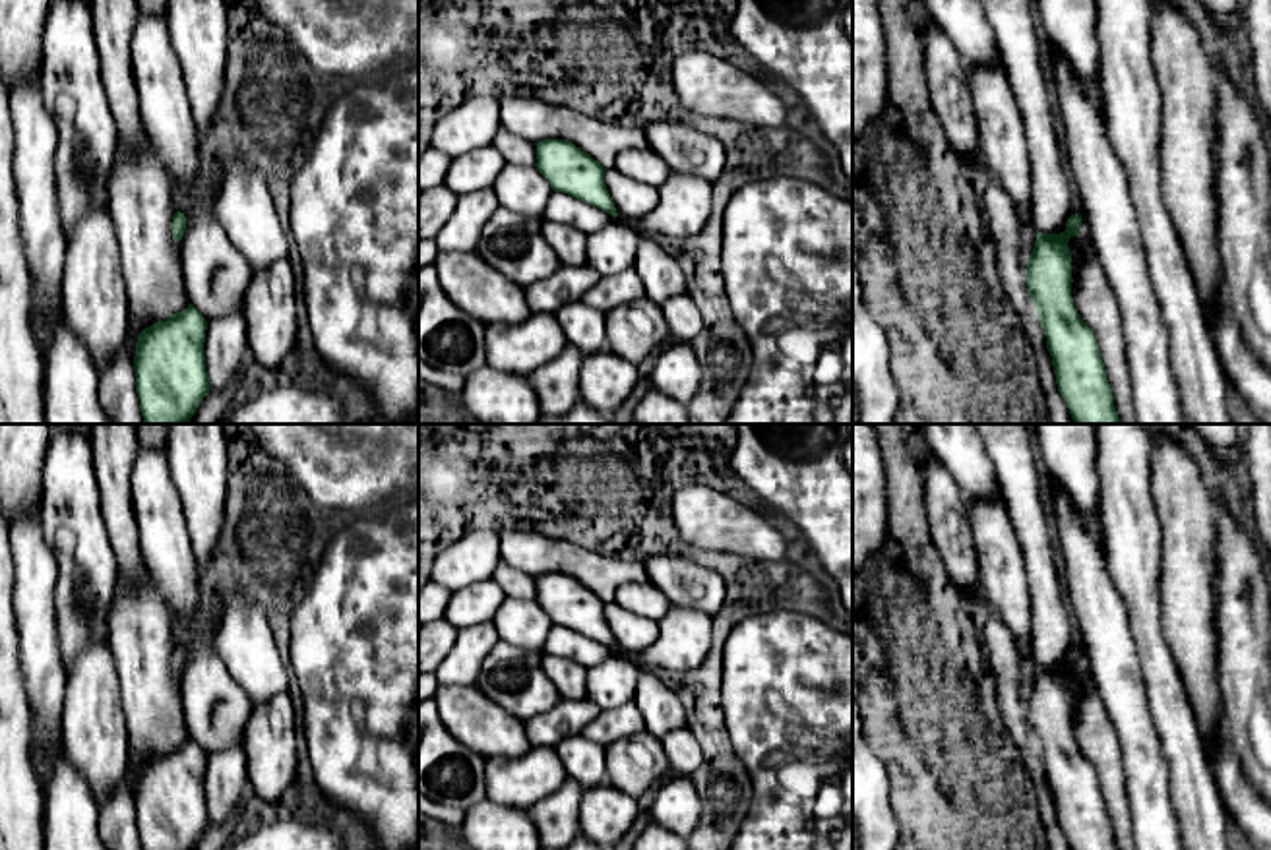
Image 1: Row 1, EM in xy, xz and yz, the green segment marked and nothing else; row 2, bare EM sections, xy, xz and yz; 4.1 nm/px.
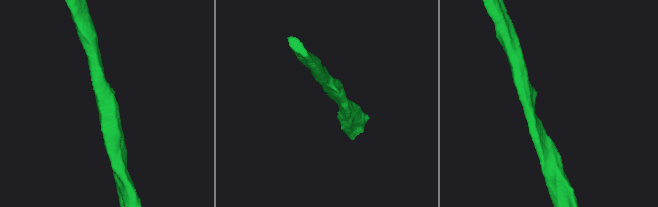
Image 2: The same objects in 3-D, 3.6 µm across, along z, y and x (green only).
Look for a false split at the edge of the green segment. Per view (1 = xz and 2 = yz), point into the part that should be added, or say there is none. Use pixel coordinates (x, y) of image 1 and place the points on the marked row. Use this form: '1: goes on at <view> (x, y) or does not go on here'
1: does not go on here
2: does not go on here

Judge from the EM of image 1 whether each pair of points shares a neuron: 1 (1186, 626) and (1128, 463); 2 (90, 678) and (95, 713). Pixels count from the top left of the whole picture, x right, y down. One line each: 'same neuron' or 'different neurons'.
1: different neurons
2: same neuron

